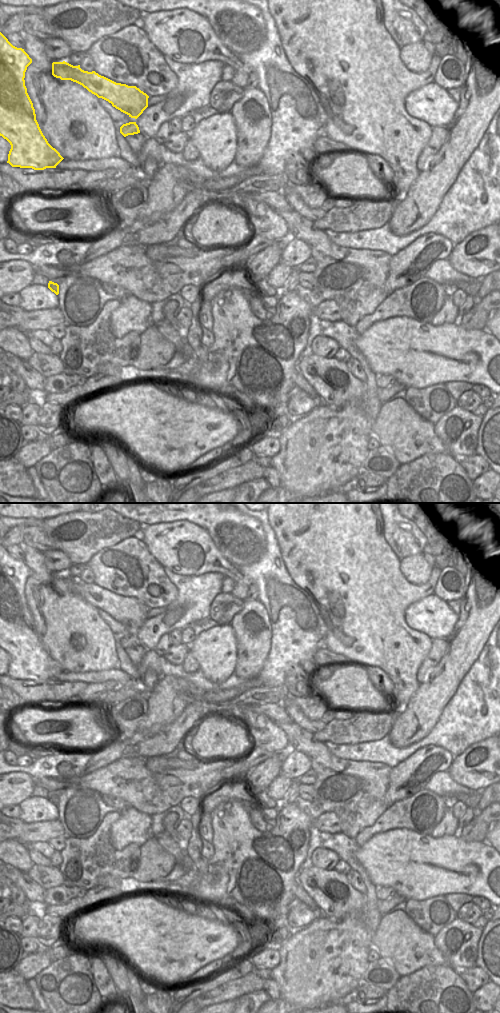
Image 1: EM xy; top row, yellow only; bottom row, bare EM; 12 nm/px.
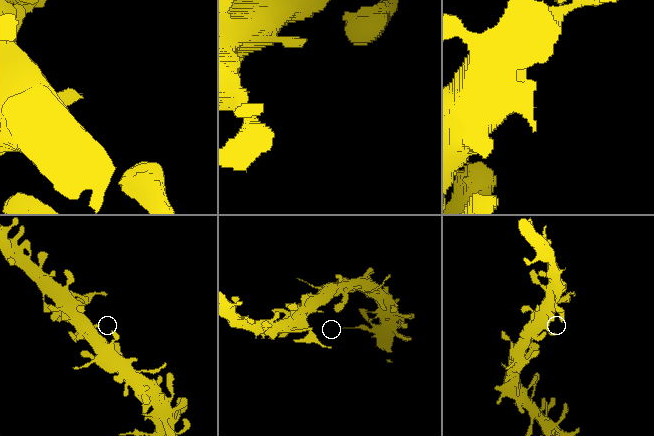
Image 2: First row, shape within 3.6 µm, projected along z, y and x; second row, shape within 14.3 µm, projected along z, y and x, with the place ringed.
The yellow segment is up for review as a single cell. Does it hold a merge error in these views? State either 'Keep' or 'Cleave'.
Keep.

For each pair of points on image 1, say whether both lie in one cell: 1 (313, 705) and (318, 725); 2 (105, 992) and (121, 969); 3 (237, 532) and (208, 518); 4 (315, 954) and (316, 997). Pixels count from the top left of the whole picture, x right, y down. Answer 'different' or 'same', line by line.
1: different
2: different
3: same
4: same

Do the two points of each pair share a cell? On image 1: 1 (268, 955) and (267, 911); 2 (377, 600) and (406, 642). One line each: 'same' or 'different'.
1: different
2: same

